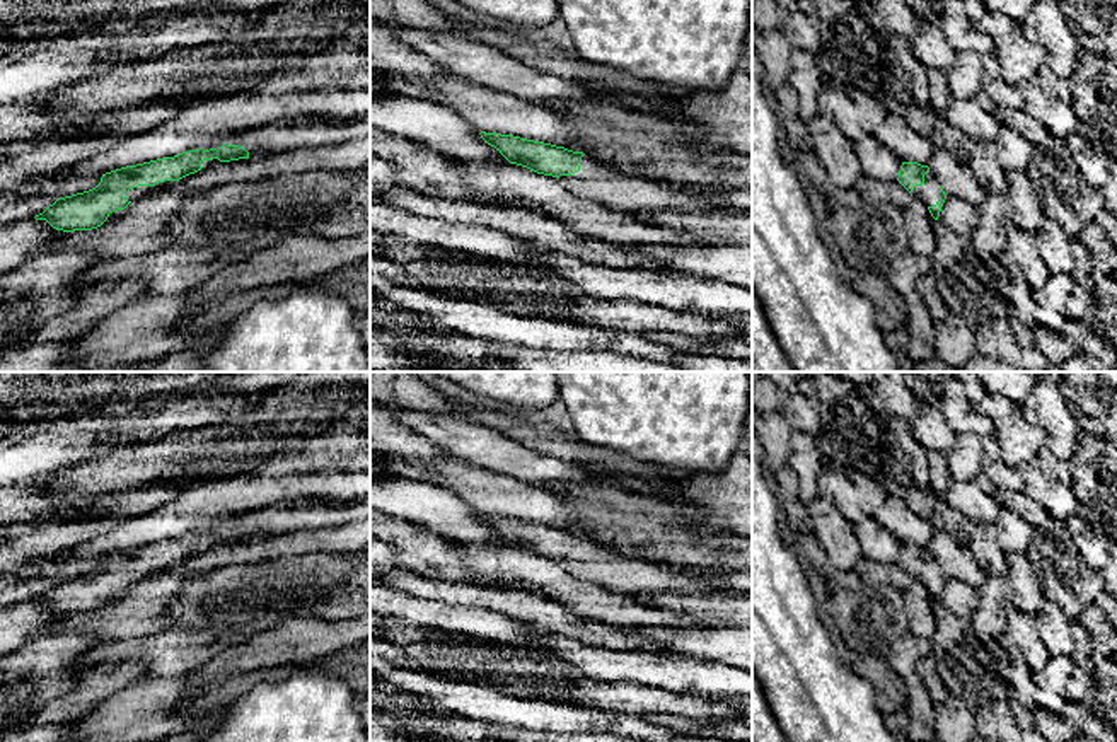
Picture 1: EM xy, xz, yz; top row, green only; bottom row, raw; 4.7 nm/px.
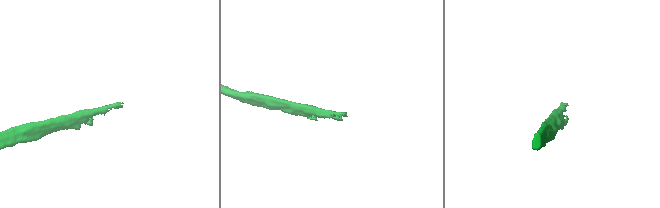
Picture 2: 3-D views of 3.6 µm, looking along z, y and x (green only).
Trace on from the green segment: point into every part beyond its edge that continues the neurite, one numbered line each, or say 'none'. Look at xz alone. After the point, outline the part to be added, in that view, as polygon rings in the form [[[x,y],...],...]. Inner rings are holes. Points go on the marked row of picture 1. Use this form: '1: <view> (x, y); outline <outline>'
1: xz (596, 181); outline [[[588,155],[582,157],[580,171],[556,177],[570,193],[599,201],[614,210],[735,210],[715,200],[709,189],[692,183],[674,183],[658,177],[624,174],[600,164]]]

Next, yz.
1: yz (928, 191); outline [[[926,172],[924,184],[916,186],[912,189],[912,196],[923,200],[926,206],[933,206],[938,201],[938,188],[940,188],[940,183],[936,181],[936,177],[931,172]]]

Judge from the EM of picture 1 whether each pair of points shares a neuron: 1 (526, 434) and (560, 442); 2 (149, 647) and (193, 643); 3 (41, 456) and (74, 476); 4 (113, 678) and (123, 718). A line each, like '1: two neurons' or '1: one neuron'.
1: one neuron
2: one neuron
3: two neurons
4: two neurons

